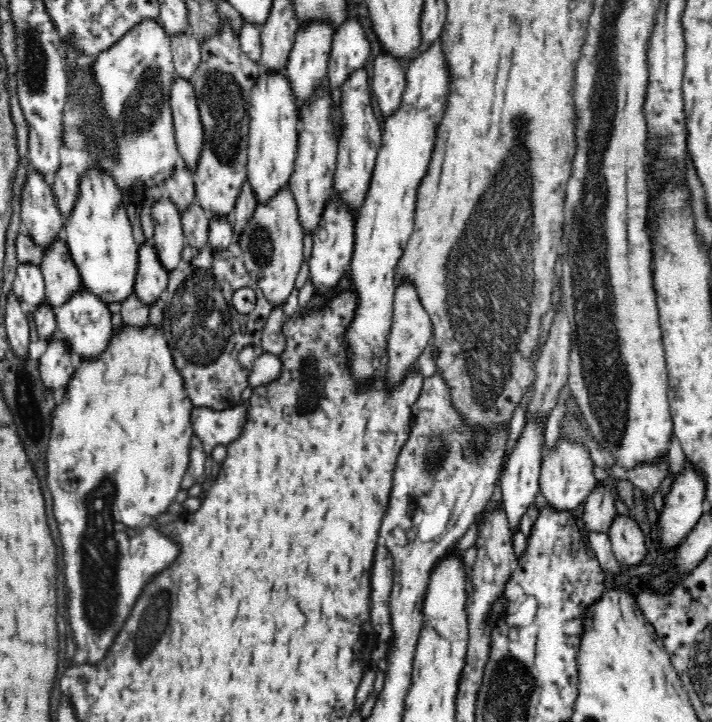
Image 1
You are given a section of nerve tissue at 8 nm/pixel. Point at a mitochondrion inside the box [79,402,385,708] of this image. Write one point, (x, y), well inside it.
(155, 616)

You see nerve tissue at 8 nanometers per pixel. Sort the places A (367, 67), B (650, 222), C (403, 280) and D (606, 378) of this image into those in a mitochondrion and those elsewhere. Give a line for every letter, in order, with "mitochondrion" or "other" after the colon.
A: other
B: other
C: other
D: mitochondrion

